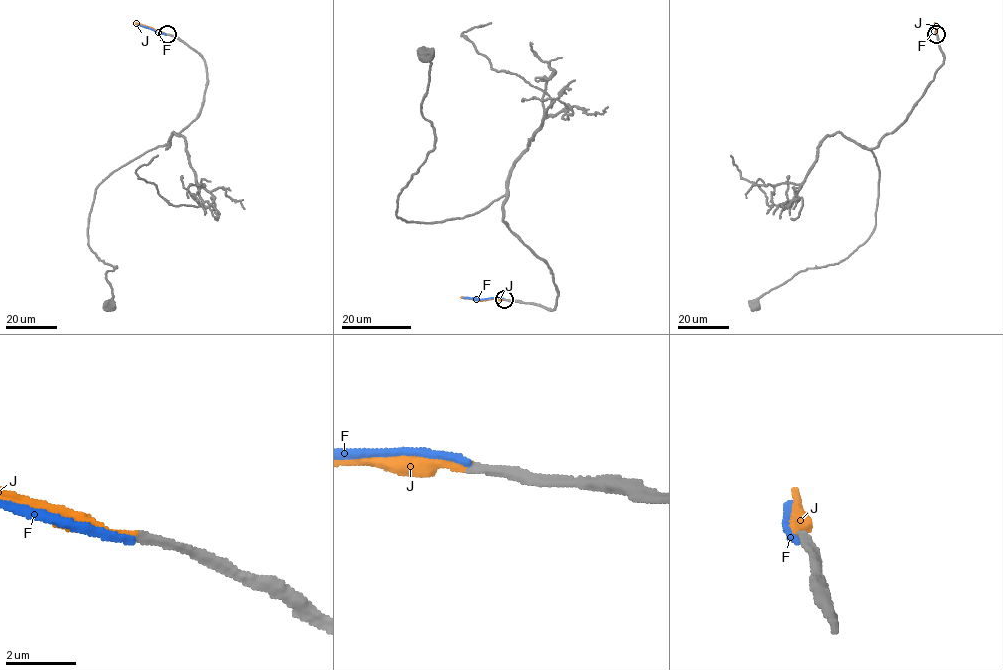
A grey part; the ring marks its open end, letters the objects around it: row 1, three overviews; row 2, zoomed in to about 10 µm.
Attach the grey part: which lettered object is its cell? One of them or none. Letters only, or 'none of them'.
J

